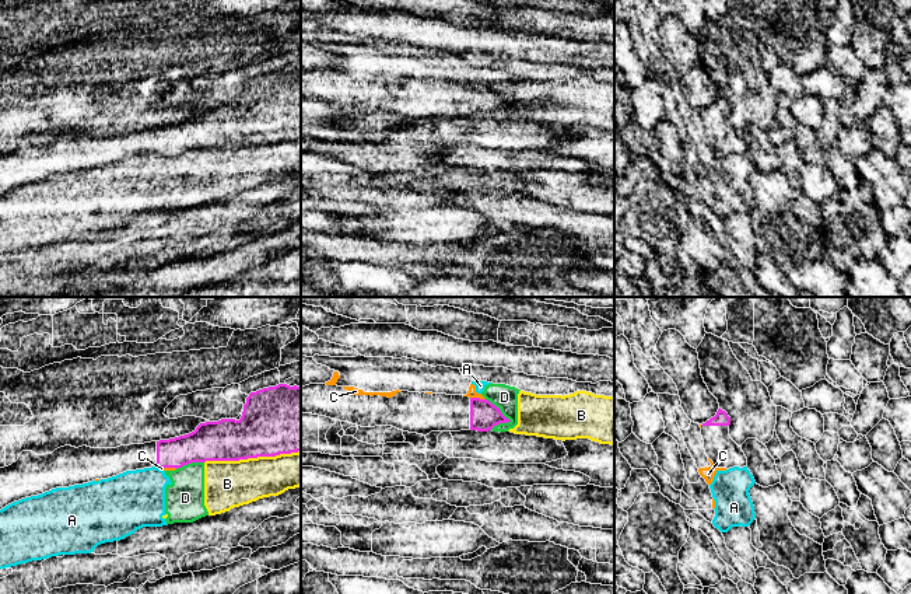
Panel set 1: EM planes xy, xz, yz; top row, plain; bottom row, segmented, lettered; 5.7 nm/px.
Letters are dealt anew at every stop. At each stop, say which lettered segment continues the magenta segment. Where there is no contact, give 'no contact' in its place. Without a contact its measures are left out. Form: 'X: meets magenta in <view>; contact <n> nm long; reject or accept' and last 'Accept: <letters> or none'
A: meets magenta in xy; contact 40 nm long; reject
B: meets magenta in xy; contact 550 nm long; reject
C: meets magenta in xz; contact 90 nm long; reject
D: meets magenta in xz; contact 200 nm long; reject
Accept: none

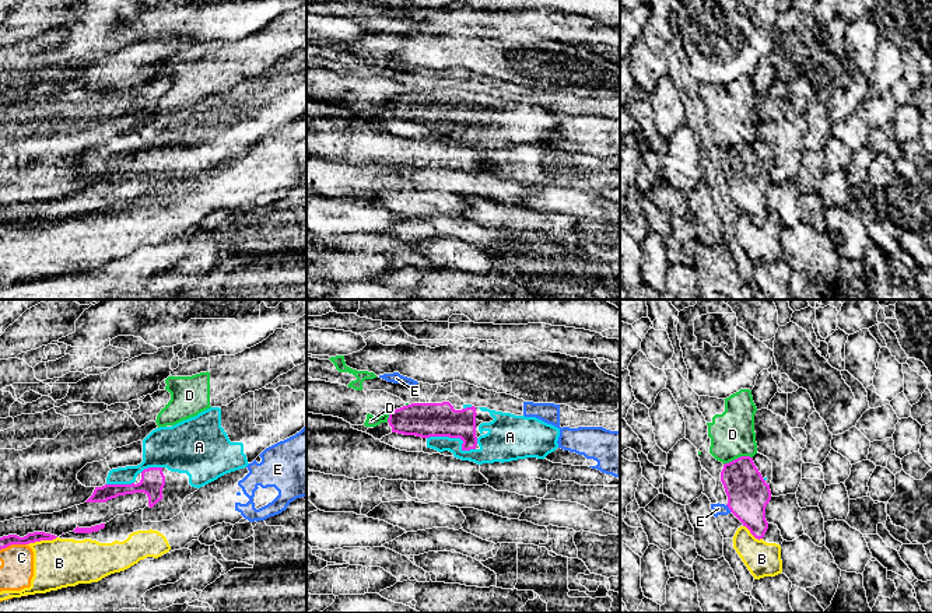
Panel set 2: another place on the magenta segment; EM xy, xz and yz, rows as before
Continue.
A: meets magenta in xz; contact 280 nm long; accept
B: meets magenta in xy; contact 180 nm long; reject
C: meets magenta in xy; contact 160 nm long; reject
D: meets magenta in yz; contact 180 nm long; reject
E: meets magenta in yz; contact 50 nm long; reject
Accept: A

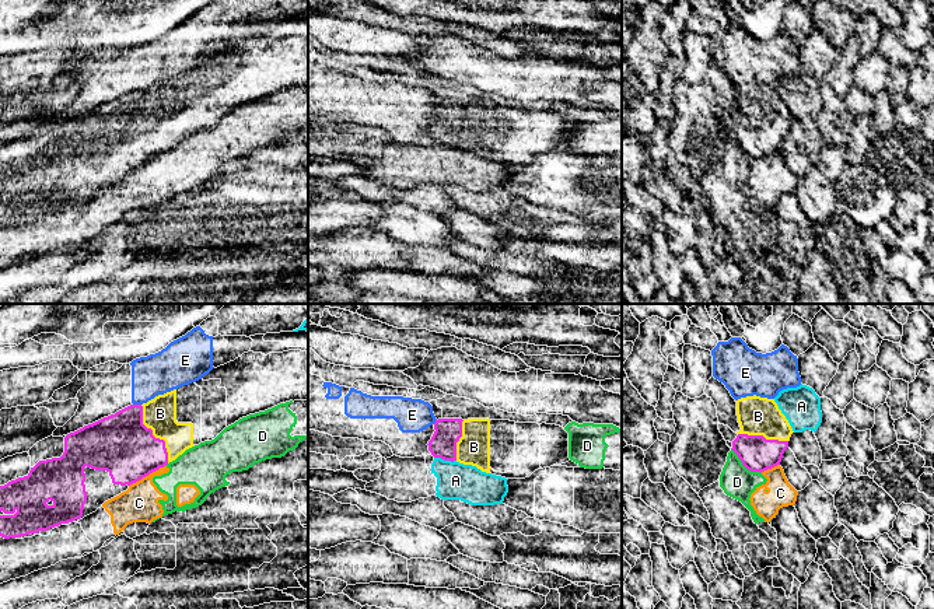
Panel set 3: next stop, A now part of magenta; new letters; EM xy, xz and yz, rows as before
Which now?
A: meets magenta in xz; contact 130 nm long; reject
B: meets magenta in xy; contact 380 nm long; accept
C: meets magenta in xy; contact 240 nm long; reject
D: meets magenta in yz; contact 220 nm long; reject
E: meets magenta in xy; contact 50 nm long; reject
Accept: B

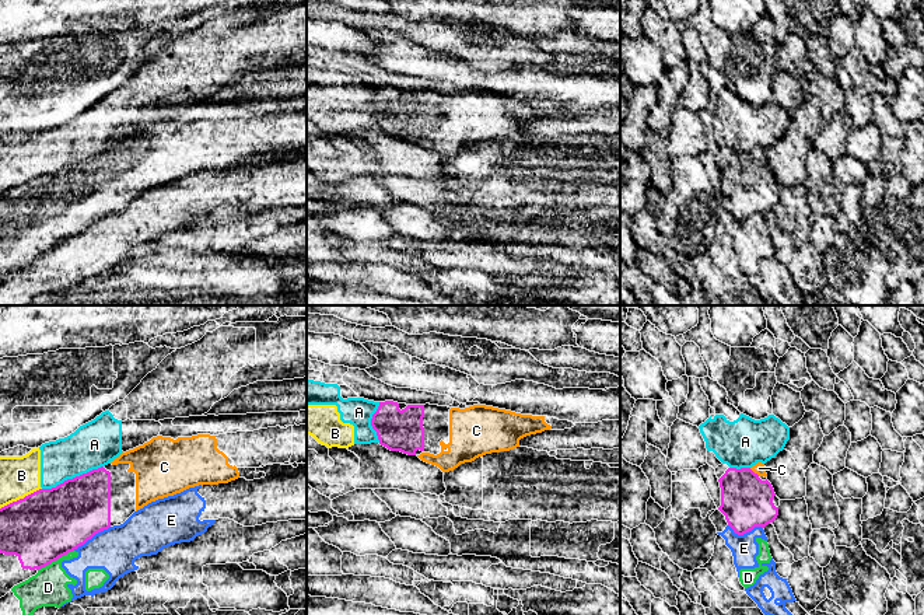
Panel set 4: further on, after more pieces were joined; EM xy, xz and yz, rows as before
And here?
A: meets magenta in xy; contact 380 nm long; reject
B: meets magenta in xy; contact 260 nm long; reject
C: meets magenta in yz; contact 80 nm long; accept
D: meets magenta in xy; contact 240 nm long; reject
E: meets magenta in xy; contact 260 nm long; reject
Accept: C

